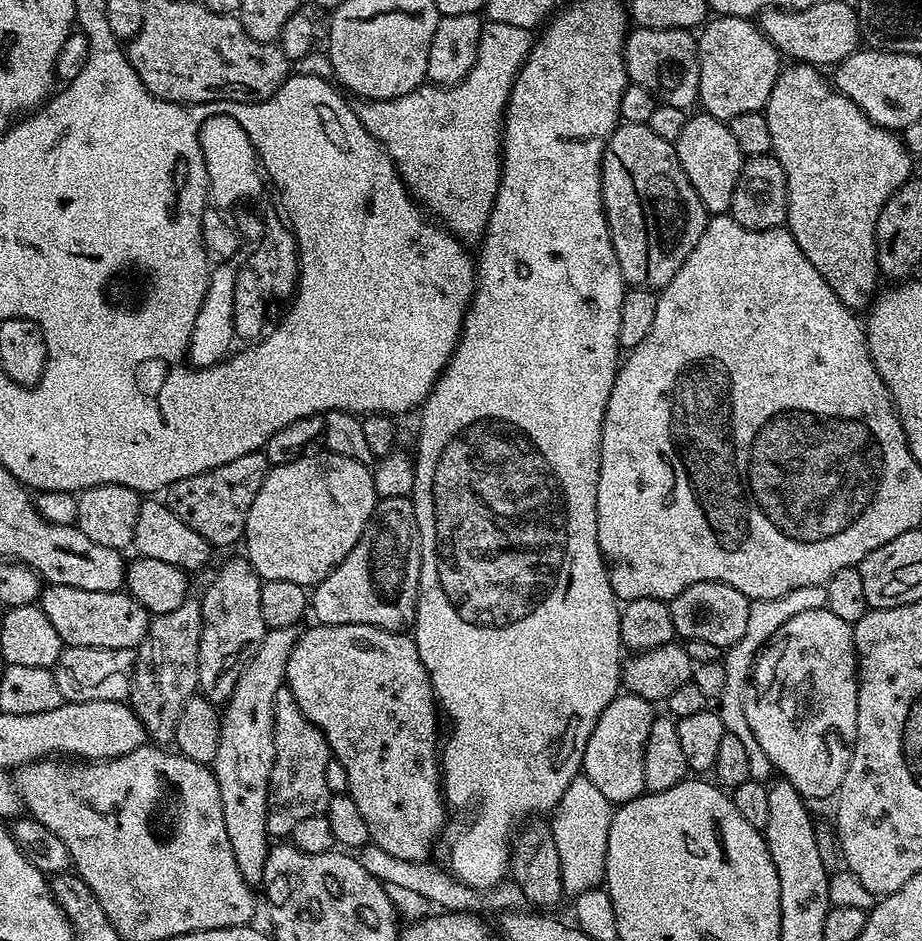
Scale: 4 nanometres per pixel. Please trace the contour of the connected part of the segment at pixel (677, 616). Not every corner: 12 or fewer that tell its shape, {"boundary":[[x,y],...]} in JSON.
{"boundary":[[722,582],[668,604],[677,637],[725,650],[744,635],[747,596]]}

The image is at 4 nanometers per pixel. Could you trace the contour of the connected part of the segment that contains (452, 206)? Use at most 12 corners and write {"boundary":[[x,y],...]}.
{"boundary":[[488,20],[458,84],[356,108],[461,242],[488,231],[533,46]]}

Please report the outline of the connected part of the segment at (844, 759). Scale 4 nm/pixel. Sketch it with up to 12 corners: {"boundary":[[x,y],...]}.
{"boundary":[[827,607],[760,649],[745,698],[765,761],[835,797],[858,722],[851,623]]}

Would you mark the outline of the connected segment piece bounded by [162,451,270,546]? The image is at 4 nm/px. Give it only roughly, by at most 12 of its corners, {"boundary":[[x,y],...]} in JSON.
{"boundary":[[263,451],[168,485],[162,503],[208,544],[237,543]]}

